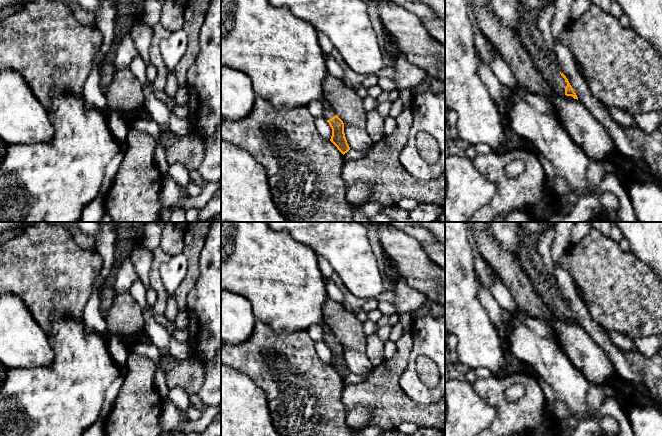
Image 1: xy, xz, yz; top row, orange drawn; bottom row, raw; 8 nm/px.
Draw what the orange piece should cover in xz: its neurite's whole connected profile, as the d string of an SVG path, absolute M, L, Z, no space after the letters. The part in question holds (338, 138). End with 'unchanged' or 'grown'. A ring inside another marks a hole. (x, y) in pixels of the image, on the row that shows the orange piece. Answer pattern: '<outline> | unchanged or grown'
M324 97L321 102L325 110L323 117L327 120L332 129L330 141L344 155L350 150L344 133L344 123L337 115L333 113L331 105Z | grown

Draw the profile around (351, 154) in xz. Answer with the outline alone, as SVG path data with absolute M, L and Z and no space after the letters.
M371 146L369 149L364 150L364 151L356 151L356 150L350 149L347 153L343 155L344 161L346 163L349 160L356 160L356 159L363 158L367 156L371 152L372 149L373 149L373 146Z

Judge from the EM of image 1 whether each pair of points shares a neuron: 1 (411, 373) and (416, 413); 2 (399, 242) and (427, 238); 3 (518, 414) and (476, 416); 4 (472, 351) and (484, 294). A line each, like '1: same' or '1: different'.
1: different
2: different
3: different
4: different

